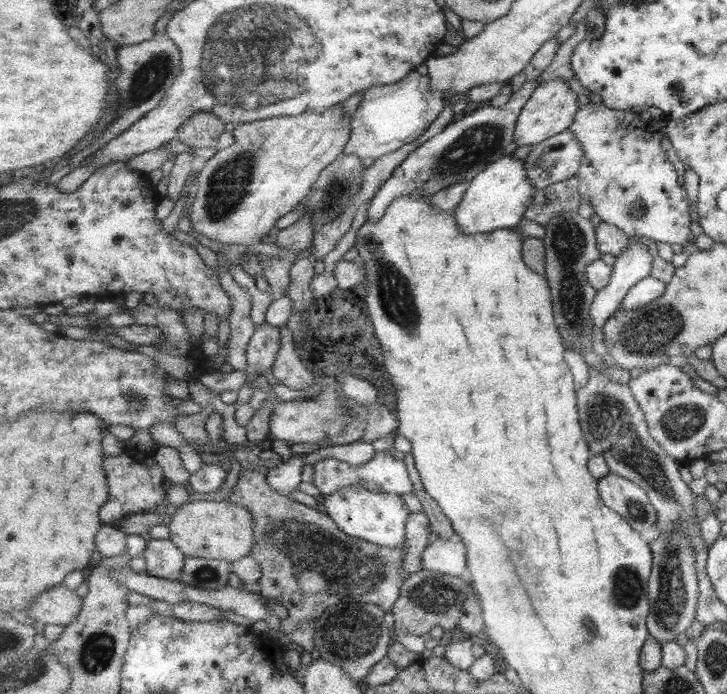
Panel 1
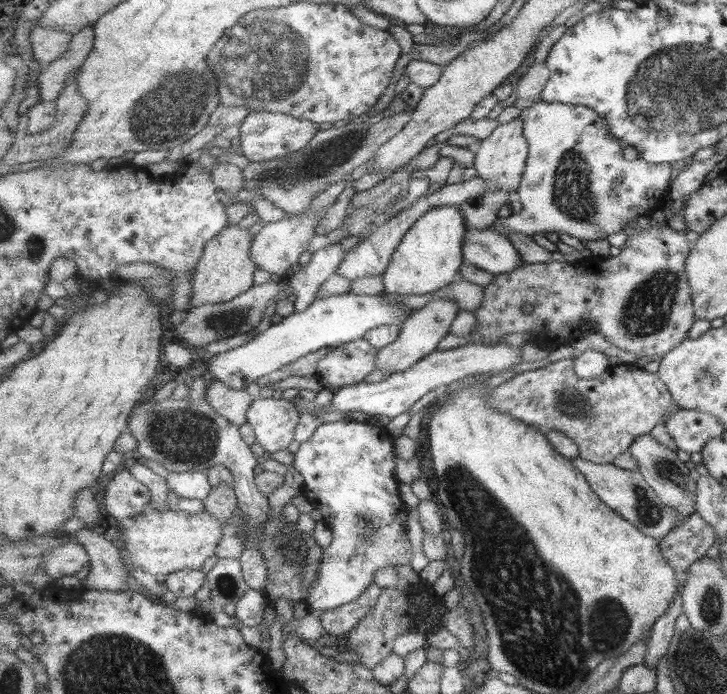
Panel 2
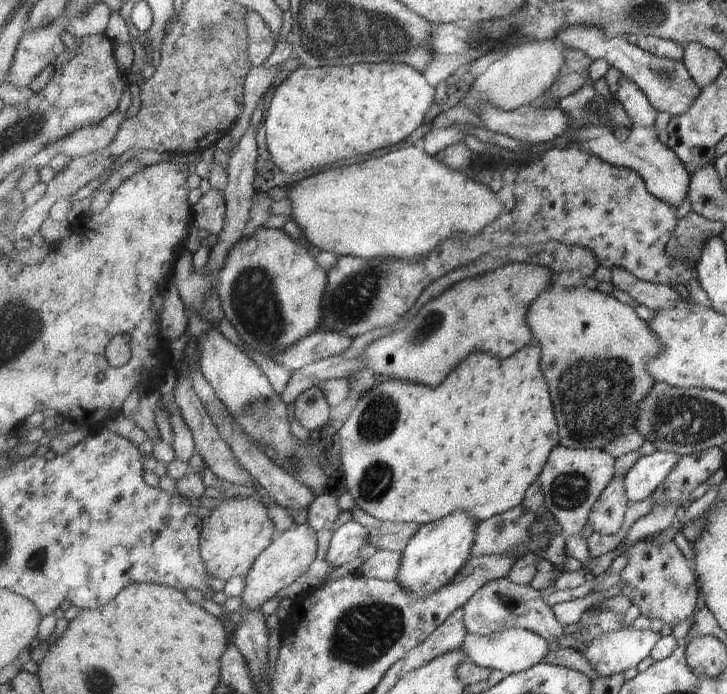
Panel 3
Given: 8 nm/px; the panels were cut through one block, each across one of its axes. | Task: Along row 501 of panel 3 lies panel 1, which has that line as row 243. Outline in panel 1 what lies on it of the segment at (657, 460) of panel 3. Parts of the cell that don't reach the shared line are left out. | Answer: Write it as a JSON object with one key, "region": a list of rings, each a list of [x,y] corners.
{"region":[[[639,242],[632,243],[616,257],[611,283],[598,292],[596,302],[592,306],[592,316],[596,325],[596,337],[593,341],[606,342],[603,333],[606,321],[622,307],[631,288],[651,276],[654,263],[655,256],[651,254],[649,246]]]}

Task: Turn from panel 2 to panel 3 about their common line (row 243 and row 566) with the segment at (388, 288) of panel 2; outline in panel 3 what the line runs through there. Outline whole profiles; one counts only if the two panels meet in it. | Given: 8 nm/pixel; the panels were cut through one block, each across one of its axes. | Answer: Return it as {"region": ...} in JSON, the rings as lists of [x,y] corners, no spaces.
{"region":[[[455,512],[453,516],[447,516],[443,520],[422,525],[402,552],[401,568],[395,581],[421,598],[433,596],[437,590],[451,584],[472,557],[477,526],[478,522],[475,522],[475,517],[469,512]]]}

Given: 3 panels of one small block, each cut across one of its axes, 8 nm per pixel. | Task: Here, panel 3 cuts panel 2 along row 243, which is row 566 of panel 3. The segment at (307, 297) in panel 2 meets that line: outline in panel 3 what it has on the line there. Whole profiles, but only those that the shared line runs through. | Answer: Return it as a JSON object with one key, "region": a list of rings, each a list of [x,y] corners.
{"region":[[[353,520],[347,521],[332,534],[324,560],[334,568],[339,568],[358,558],[363,546],[368,543],[369,528]]]}

